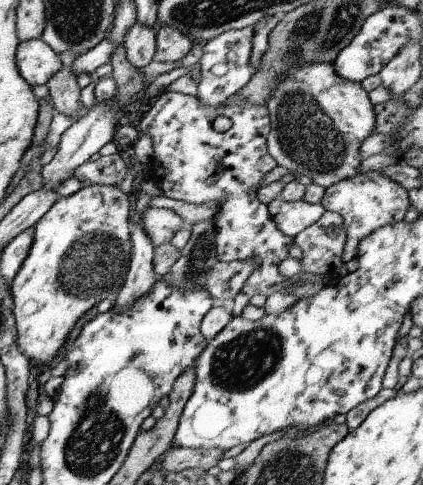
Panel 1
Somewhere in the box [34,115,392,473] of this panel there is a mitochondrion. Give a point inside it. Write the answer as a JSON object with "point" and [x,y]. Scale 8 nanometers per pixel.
{"point":[243,365]}

